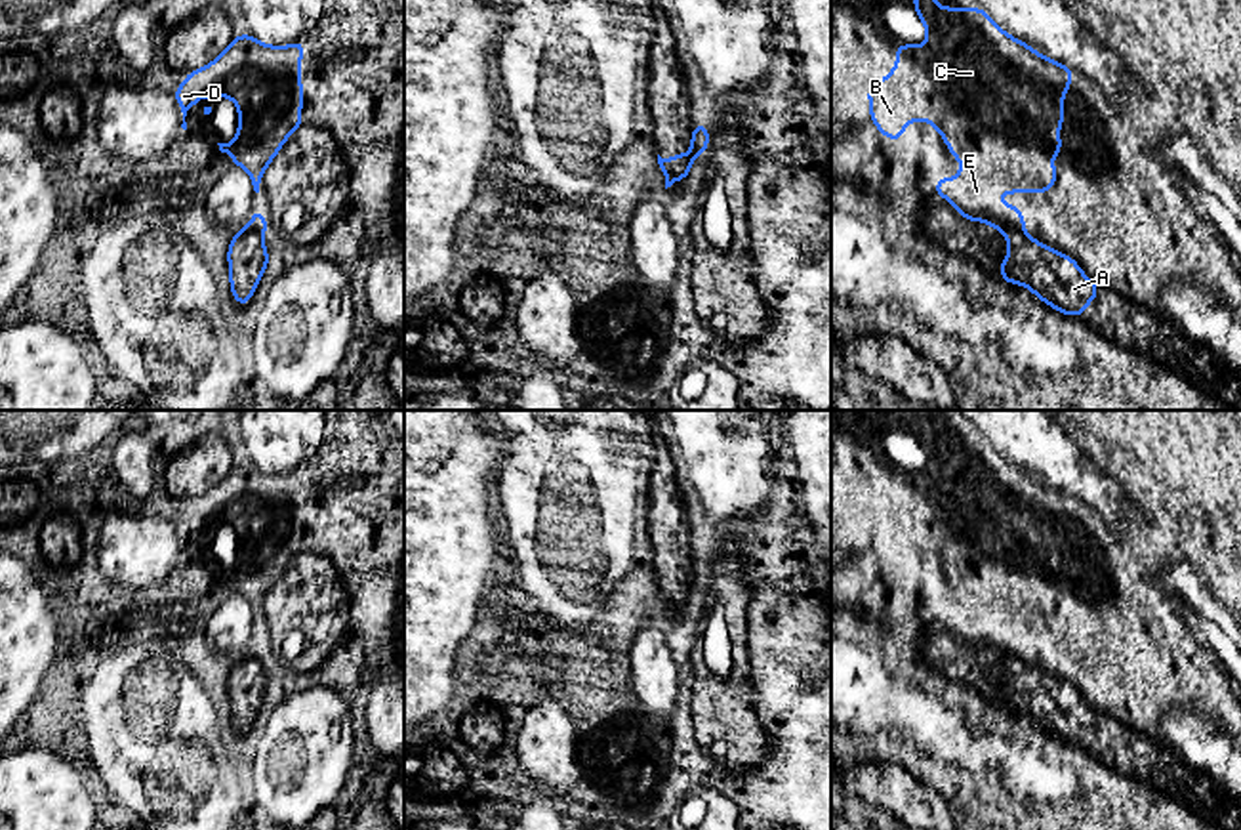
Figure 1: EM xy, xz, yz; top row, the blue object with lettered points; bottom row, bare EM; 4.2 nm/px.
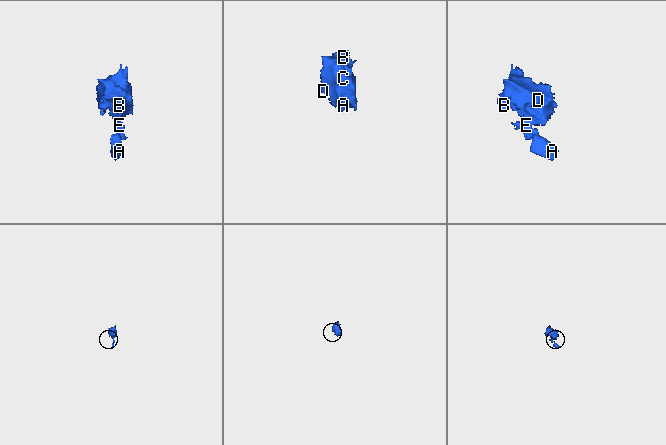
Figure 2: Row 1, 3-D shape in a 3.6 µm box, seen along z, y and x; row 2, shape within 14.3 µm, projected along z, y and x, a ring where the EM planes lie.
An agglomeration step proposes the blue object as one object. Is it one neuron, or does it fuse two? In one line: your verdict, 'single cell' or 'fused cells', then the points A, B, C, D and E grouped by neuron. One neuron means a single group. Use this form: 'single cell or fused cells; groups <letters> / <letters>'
fused cells; groups A / B C D E

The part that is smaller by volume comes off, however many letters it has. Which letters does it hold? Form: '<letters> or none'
A

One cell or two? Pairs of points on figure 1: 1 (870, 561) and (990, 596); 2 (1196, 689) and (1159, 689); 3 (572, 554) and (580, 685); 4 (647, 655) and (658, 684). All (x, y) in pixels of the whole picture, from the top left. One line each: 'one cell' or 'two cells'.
1: two cells
2: one cell
3: one cell
4: one cell

